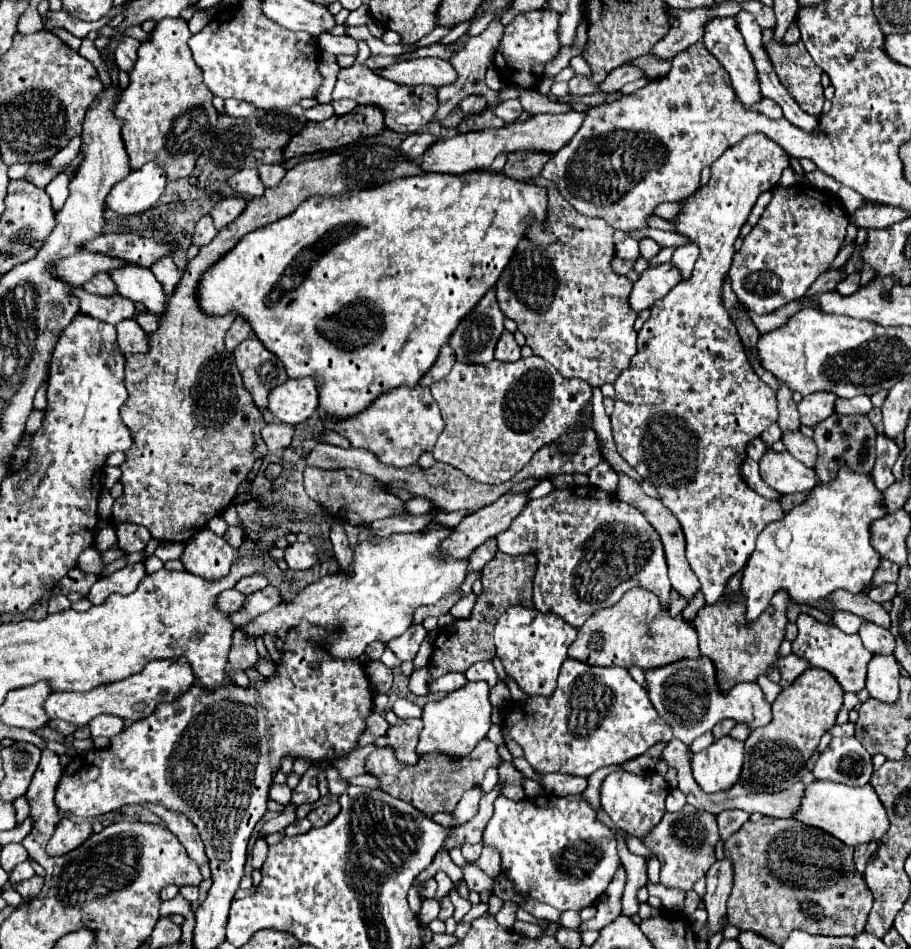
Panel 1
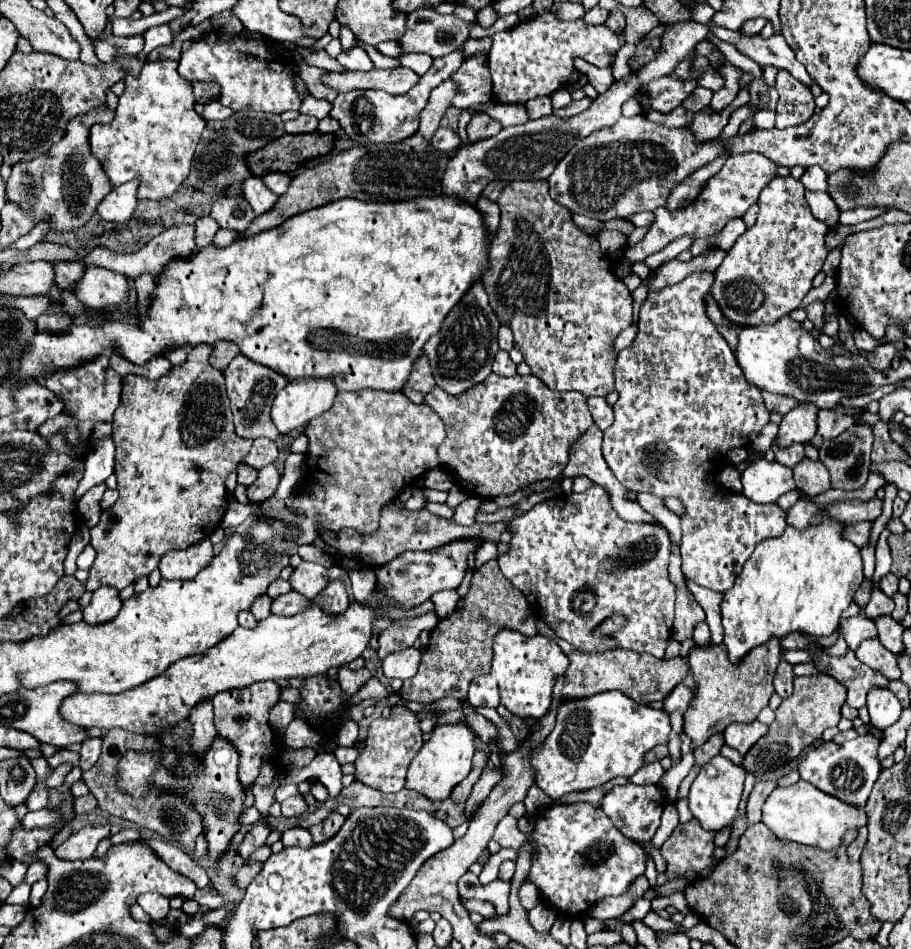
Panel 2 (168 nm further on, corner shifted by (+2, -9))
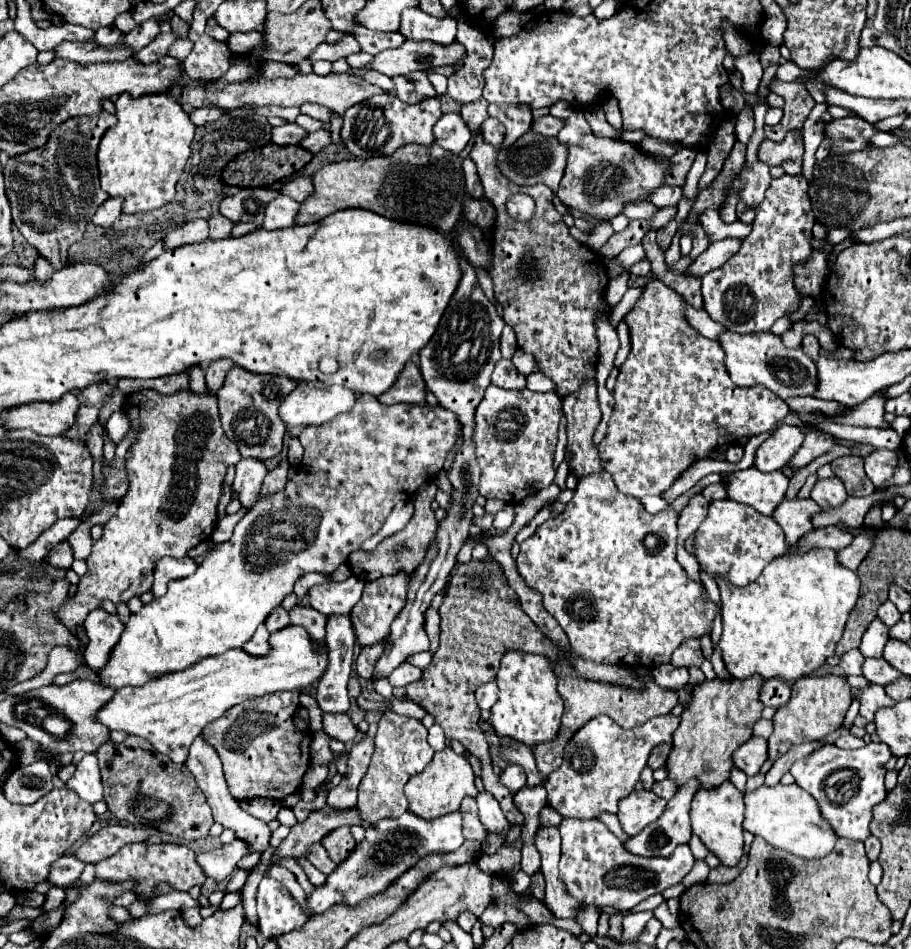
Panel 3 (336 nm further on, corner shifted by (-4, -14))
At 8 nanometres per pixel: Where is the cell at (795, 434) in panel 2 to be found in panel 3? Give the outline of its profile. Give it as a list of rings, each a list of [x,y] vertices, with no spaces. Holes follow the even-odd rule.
[[[783,424],[757,448],[753,466],[761,472],[781,470],[793,456],[793,452],[797,452],[801,442],[803,442],[803,432],[799,430],[799,426]]]

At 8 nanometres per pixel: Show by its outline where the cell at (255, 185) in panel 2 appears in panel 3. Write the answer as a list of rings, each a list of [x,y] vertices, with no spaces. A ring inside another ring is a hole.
[[[277,196],[271,204],[267,204],[263,228],[277,230],[277,228],[291,228],[295,226],[295,218],[299,214],[299,202],[291,200],[289,196]]]

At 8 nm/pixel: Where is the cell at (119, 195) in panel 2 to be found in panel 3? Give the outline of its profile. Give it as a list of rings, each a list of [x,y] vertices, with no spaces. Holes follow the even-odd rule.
[[[109,198],[109,200],[105,200],[99,208],[97,208],[97,212],[95,212],[95,216],[91,218],[91,222],[95,224],[95,226],[103,226],[103,228],[109,228],[113,222],[115,222],[115,218],[119,218],[121,216],[121,200],[115,200],[115,198]]]

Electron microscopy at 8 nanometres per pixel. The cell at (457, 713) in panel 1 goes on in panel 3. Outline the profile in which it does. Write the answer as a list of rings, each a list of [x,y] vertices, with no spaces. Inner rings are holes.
[[[445,748],[433,756],[431,764],[421,774],[411,776],[409,784],[405,786],[405,796],[409,800],[407,812],[411,812],[423,820],[433,820],[433,818],[459,810],[461,800],[465,796],[477,796],[477,792],[479,790],[475,788],[473,770],[471,770],[467,758],[455,754],[451,748]]]

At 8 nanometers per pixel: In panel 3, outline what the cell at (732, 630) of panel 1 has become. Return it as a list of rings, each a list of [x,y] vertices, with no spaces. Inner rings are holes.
[[[705,680],[695,686],[689,706],[681,716],[681,724],[673,734],[673,750],[667,758],[667,778],[677,786],[687,780],[699,780],[699,788],[721,786],[733,768],[733,752],[753,736],[753,724],[761,718],[763,704],[759,700],[761,680]]]

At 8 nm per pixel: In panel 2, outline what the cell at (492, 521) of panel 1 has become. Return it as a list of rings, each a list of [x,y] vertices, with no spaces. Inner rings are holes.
[[[465,537],[431,551],[405,551],[397,555],[397,559],[381,565],[377,569],[377,579],[381,579],[381,583],[389,583],[393,599],[401,599],[405,607],[417,607],[427,599],[431,599],[431,595],[441,589],[457,589],[469,569],[467,565],[469,555],[473,555],[481,545],[483,545],[481,537]]]

